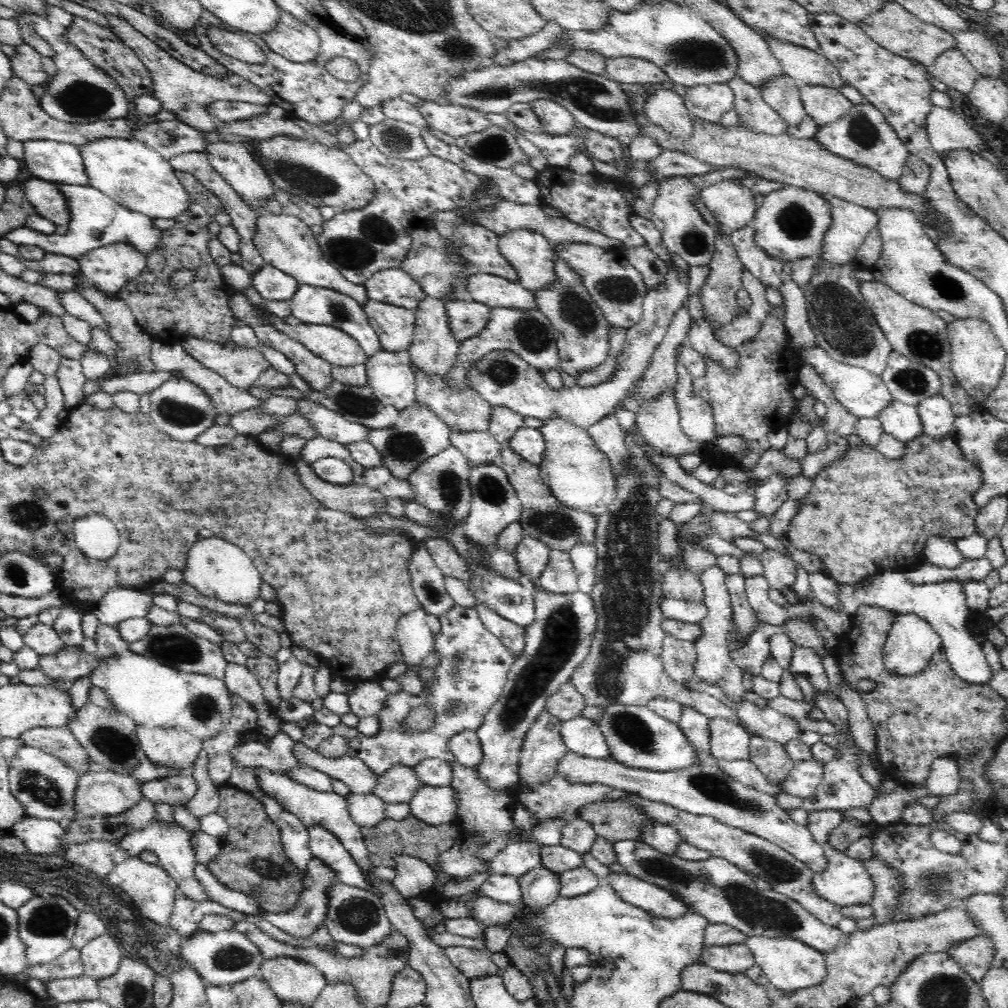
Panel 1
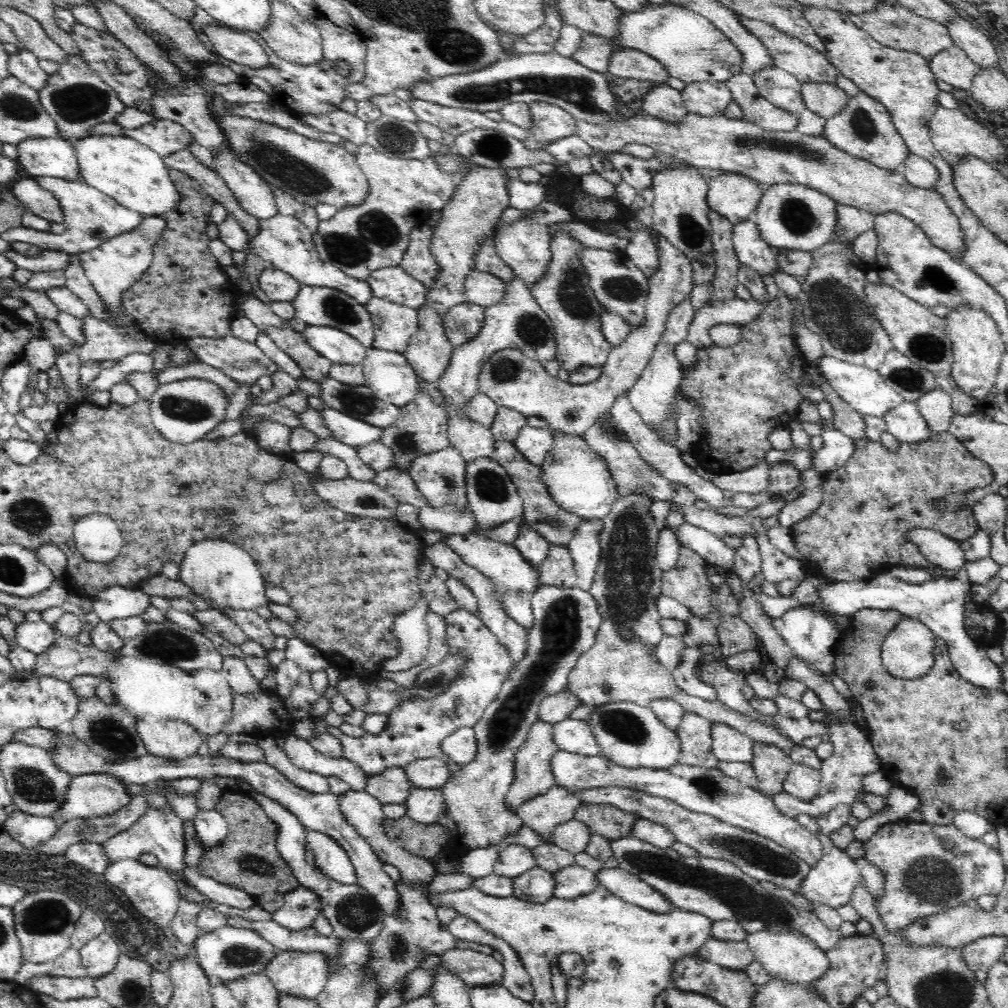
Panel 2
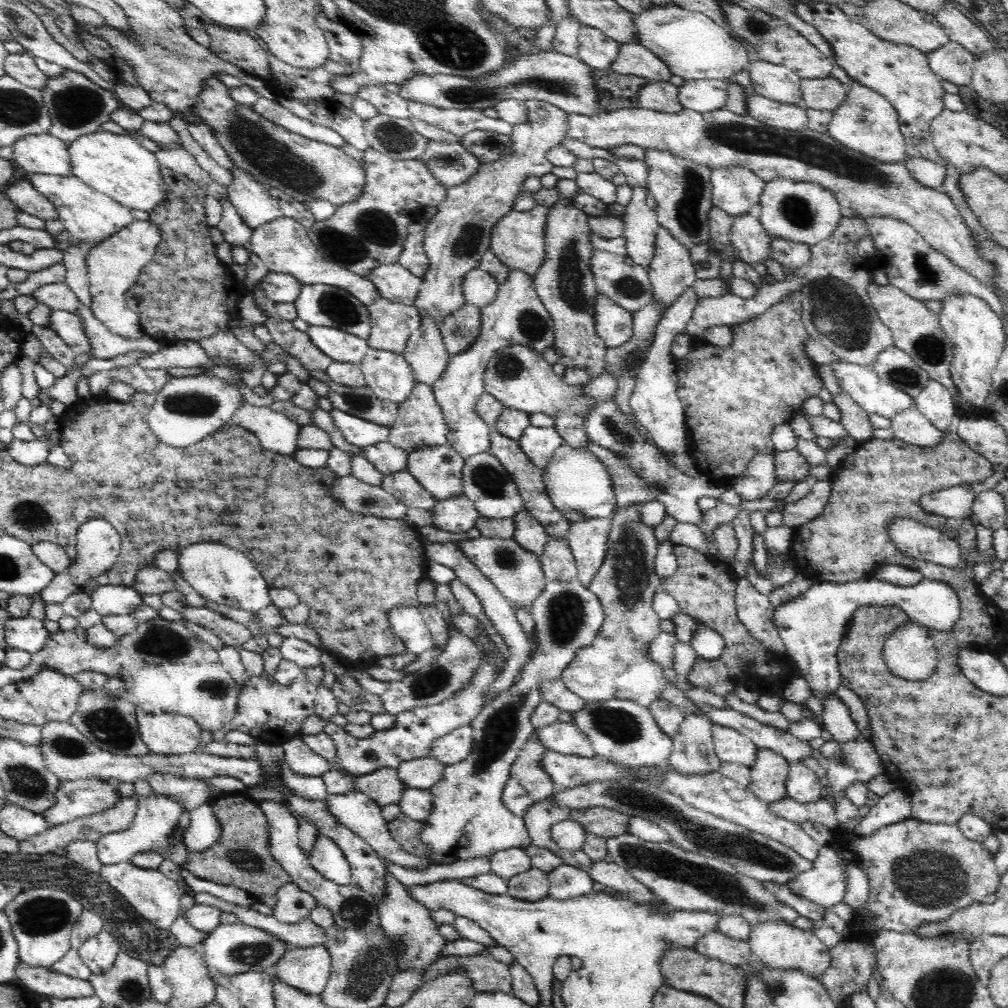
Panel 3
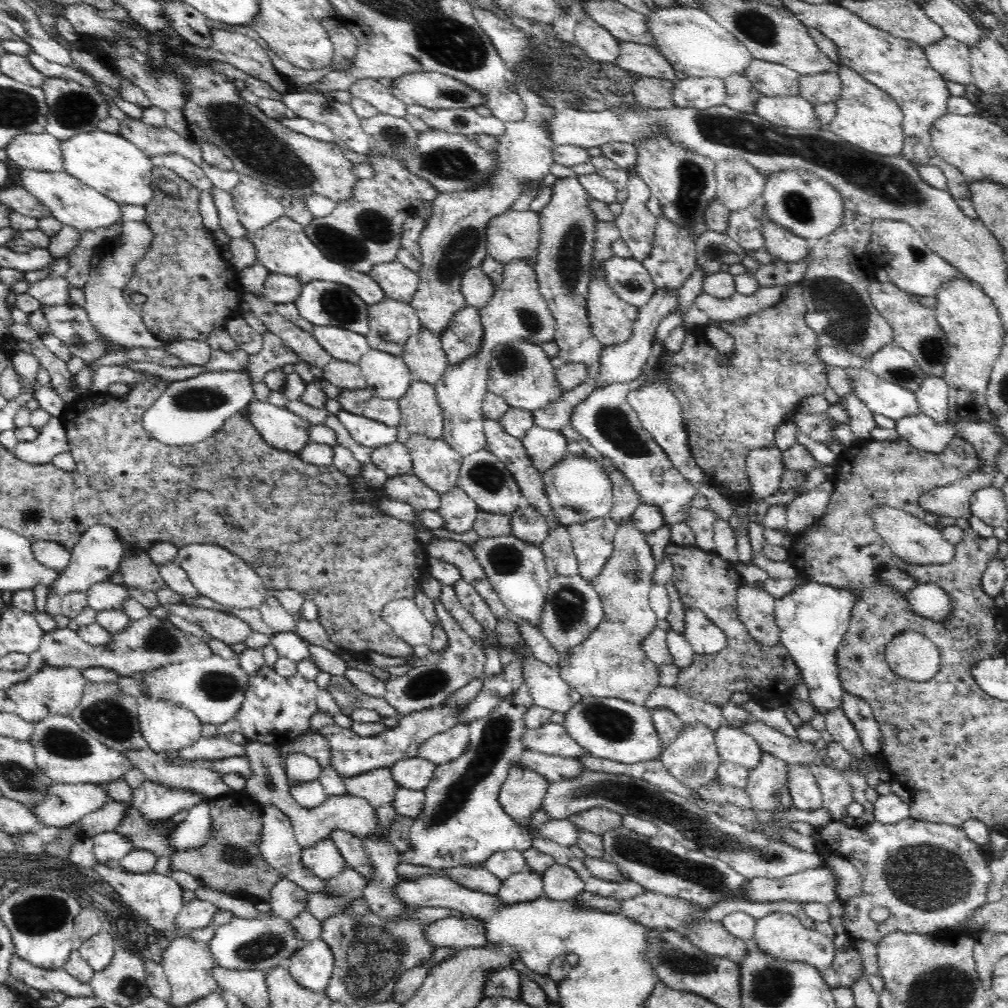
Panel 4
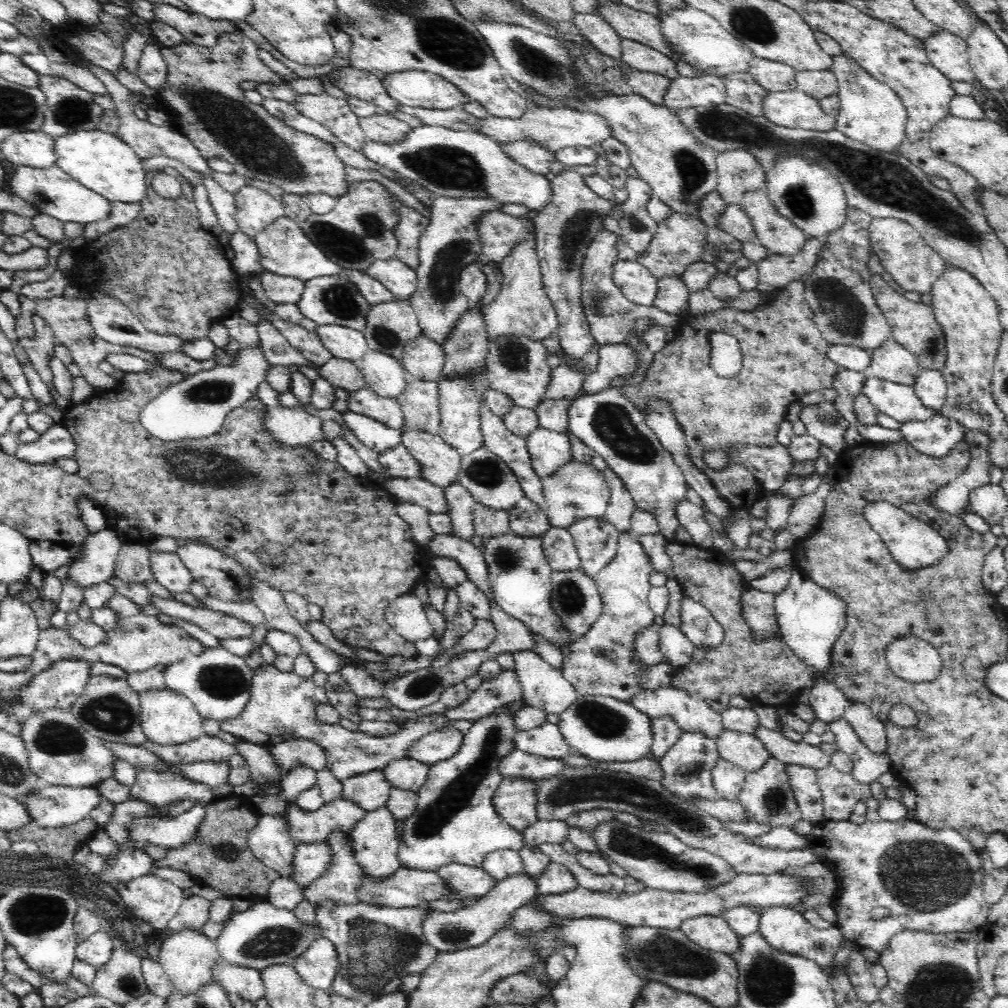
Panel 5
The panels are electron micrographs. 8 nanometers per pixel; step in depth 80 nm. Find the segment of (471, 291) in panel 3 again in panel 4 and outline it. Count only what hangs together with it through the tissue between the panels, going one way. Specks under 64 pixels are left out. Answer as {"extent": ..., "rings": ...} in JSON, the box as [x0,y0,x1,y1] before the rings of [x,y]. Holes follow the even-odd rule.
{"extent":[461,267,494,309],"rings":[[[482,267],[467,268],[461,278],[461,291],[467,306],[481,309],[493,297],[494,288],[490,277]]]}

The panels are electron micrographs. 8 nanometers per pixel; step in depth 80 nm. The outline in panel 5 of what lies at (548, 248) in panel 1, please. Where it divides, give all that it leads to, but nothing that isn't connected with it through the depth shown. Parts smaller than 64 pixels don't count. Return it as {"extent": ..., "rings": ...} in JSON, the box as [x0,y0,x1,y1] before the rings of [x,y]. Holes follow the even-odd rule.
{"extent":[474,209,530,264],"rings":[[[501,209],[482,212],[474,223],[481,253],[496,264],[526,236],[526,232],[530,232],[529,226],[522,223],[522,216],[512,216]]]}

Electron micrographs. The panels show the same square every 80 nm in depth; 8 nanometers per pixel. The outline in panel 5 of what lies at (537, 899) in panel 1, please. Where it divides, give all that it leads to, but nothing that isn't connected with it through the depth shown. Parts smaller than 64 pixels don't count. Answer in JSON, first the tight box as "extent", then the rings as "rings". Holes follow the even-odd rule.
{"extent":[422,872,538,953],"rings":[[[522,872],[511,878],[498,881],[484,896],[472,904],[459,907],[454,912],[436,911],[426,913],[422,920],[422,930],[426,943],[439,953],[457,952],[485,944],[496,932],[510,924],[517,911],[530,904],[538,896],[536,880]]]}

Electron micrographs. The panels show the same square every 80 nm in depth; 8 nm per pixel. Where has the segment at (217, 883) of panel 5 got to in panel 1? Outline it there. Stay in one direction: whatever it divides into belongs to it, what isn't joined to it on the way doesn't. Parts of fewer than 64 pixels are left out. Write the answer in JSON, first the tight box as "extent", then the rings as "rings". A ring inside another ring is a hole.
{"extent":[205,785,307,912],"rings":[[[229,785],[219,789],[217,812],[228,820],[229,830],[220,856],[205,864],[206,869],[227,888],[254,897],[262,912],[288,912],[304,890],[307,874],[300,873],[284,854],[280,829],[257,798]]]}

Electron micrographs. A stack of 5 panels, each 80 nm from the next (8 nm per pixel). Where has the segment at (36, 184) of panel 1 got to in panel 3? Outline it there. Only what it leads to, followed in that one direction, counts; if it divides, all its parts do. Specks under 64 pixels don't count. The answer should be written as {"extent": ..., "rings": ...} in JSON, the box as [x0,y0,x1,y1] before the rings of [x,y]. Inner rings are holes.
{"extent":[5,177,58,220],"rings":[[[25,177],[14,180],[5,192],[6,199],[17,206],[20,212],[37,216],[42,220],[58,219],[58,213],[46,197],[38,195]]]}

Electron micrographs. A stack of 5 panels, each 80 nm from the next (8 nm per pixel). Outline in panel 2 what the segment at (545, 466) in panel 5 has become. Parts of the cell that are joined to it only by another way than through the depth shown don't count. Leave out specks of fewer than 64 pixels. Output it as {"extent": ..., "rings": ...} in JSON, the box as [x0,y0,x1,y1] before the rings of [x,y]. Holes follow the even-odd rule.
{"extent":[513,425,557,468],"rings":[[[527,425],[513,442],[531,464],[541,468],[546,463],[552,446],[557,444],[557,437],[550,427],[533,428]]]}

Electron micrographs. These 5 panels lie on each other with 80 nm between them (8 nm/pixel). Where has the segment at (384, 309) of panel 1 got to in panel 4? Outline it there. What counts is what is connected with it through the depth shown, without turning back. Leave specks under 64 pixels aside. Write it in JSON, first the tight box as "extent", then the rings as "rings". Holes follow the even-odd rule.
{"extent":[365,298,422,357],"rings":[[[390,298],[369,305],[369,328],[365,334],[371,349],[402,357],[409,337],[422,330],[411,303]]]}

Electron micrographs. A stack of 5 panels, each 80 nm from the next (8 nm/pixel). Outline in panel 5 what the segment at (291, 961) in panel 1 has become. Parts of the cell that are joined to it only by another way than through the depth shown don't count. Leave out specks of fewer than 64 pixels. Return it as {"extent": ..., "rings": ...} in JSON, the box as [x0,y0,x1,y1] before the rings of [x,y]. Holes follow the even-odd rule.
{"extent":[294,937,339,991],"rings":[[[320,937],[295,960],[294,967],[310,986],[329,991],[339,969],[338,950],[328,938]]]}

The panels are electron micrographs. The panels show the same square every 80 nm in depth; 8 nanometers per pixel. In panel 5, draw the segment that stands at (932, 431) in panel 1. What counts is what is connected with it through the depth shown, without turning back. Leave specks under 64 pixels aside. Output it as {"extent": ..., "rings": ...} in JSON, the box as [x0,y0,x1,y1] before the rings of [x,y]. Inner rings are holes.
{"extent":[913,369,948,410],"rings":[[[921,369],[913,388],[925,406],[941,410],[945,404],[948,387],[941,370]]]}

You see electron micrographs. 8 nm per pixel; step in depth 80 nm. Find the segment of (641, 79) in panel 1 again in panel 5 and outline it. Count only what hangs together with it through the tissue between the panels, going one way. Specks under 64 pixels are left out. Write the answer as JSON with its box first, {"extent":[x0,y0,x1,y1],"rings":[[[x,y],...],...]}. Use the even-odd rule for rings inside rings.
{"extent":[621,38,678,79],"rings":[[[623,38],[622,52],[621,61],[627,69],[654,72],[669,79],[678,78],[678,70],[674,62],[650,45],[642,44],[637,40]]]}

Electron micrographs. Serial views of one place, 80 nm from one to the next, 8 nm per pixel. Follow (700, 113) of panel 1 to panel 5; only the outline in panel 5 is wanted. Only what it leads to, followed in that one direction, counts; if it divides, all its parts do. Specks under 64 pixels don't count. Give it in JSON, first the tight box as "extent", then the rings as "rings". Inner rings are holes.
{"extent":[662,75,725,110],"rings":[[[678,75],[671,79],[662,102],[672,110],[716,106],[725,103],[725,90],[724,81],[712,75],[694,78]]]}

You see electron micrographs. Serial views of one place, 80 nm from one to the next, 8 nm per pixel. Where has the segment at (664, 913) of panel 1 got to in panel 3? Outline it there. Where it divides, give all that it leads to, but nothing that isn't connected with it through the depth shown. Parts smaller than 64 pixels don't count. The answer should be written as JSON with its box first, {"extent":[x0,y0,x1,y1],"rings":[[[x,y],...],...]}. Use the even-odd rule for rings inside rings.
{"extent":[588,861,654,903],"rings":[[[592,861],[588,872],[593,881],[627,894],[633,903],[654,900],[652,892],[639,884],[626,869],[615,862]]]}

